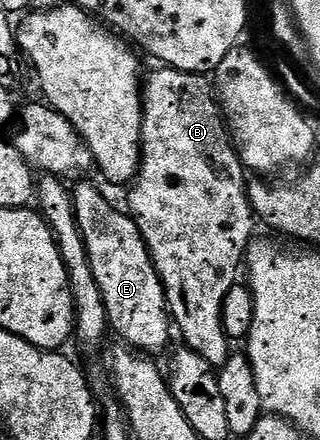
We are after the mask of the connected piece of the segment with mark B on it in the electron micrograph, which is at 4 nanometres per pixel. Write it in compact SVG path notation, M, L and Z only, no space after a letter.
M162 67L159 70L159 73L154 73L150 78L148 76L145 78L142 90L142 167L138 170L137 177L134 178L128 189L128 192L130 192L128 212L138 225L140 235L150 252L150 258L154 261L158 278L162 280L162 286L166 292L166 303L173 324L176 326L177 332L178 329L182 332L181 344L187 349L196 351L196 355L200 355L200 359L208 359L210 365L221 367L228 363L232 354L231 339L226 333L226 328L222 325L222 304L228 295L228 291L232 291L232 287L239 284L238 268L243 268L246 251L250 248L251 240L255 236L256 218L254 209L250 205L248 173L231 141L230 132L223 120L222 108L219 105L216 89L211 78L201 73L189 73L169 67Z

